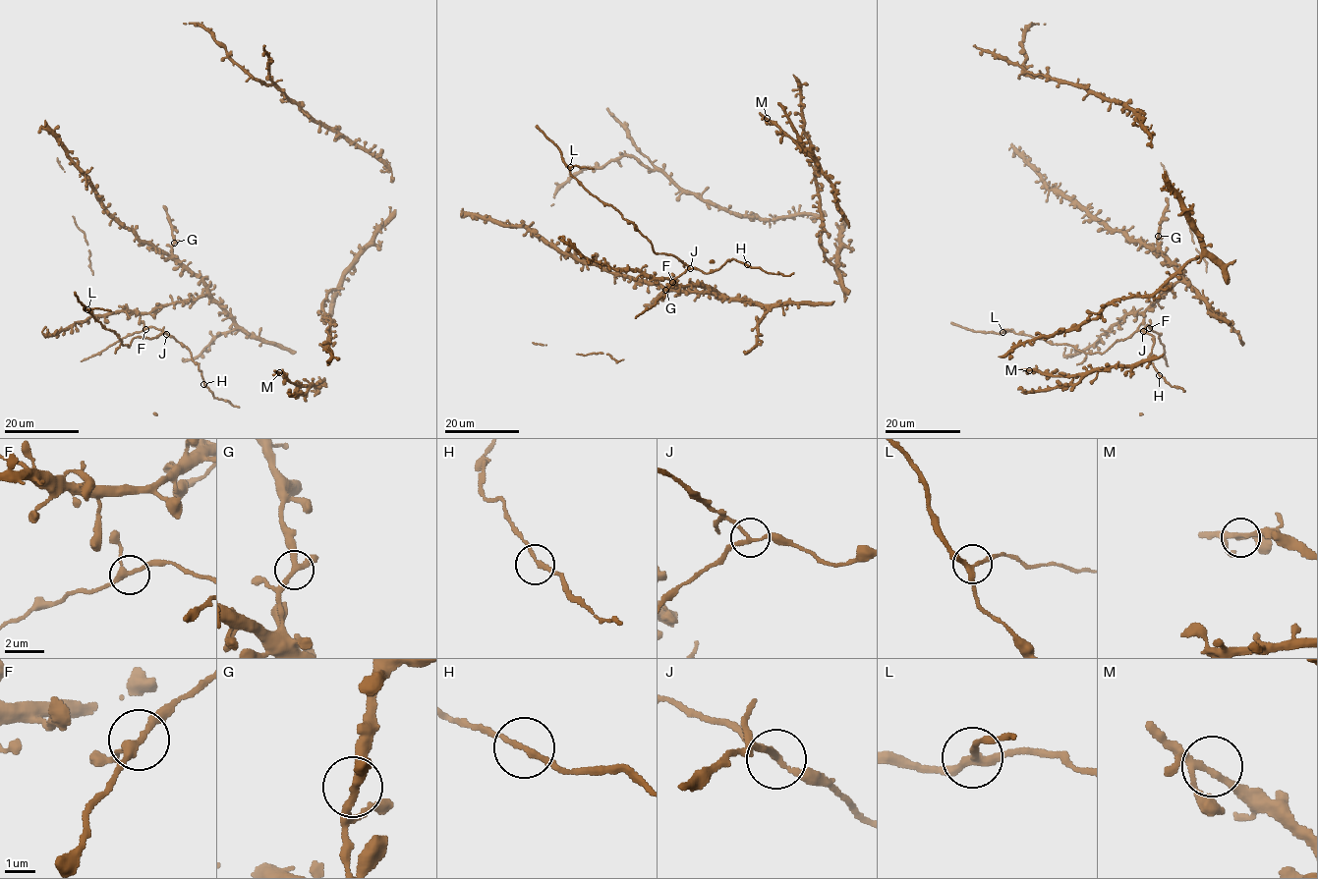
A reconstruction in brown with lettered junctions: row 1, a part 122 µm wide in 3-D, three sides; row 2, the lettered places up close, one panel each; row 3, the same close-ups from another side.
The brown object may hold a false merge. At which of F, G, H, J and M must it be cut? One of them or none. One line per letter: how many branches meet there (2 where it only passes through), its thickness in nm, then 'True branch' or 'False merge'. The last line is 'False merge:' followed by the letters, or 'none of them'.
F: Branches: 3. Thickness 240 nm. True branch
G: Branches: 3. Thickness 240 nm. True branch
H: Branches: 2. Thickness 180 nm. True branch
J: Branches: 3. Thickness 170 nm. False merge
M: Branches: 3. Thickness 190 nm. True branch
False merge: J

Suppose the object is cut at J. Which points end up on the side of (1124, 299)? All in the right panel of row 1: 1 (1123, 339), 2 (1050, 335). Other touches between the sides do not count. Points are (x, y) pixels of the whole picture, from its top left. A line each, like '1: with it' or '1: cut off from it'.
1: cut off from it
2: with it

